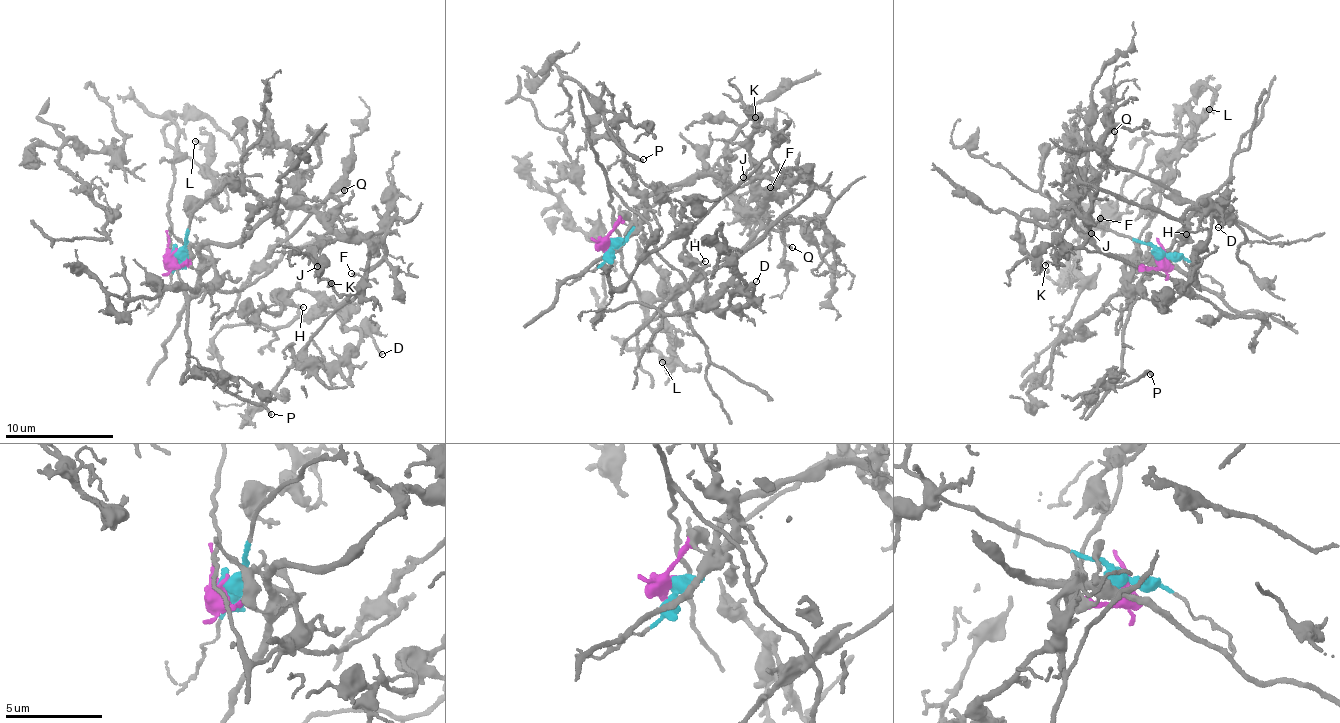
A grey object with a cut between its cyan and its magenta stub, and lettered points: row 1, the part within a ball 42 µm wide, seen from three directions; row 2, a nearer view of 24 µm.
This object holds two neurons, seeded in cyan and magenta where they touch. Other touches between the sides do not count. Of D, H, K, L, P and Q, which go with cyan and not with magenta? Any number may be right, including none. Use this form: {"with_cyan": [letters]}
{"with_cyan": ["K", "Q"]}

